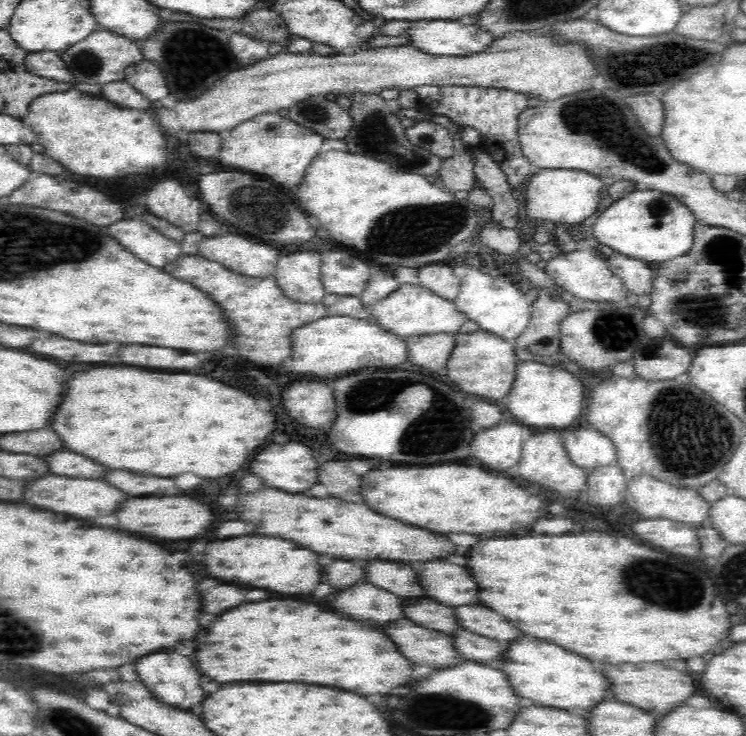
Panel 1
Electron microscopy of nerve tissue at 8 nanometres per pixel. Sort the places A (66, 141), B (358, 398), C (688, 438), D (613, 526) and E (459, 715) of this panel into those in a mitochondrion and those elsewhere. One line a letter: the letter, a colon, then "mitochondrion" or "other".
A: other
B: mitochondrion
C: mitochondrion
D: other
E: other

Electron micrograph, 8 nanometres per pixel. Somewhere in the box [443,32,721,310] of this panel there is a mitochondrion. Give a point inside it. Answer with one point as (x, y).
(648, 67)

